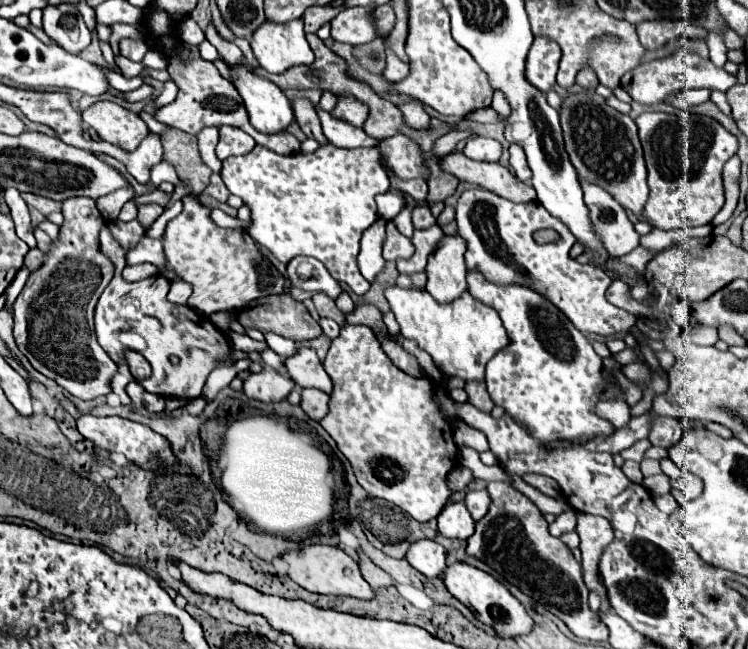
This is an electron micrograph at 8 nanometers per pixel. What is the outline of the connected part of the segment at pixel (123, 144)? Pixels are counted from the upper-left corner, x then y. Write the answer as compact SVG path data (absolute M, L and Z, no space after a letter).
M100 100L82 112L82 120L106 142L120 146L126 152L136 150L136 146L150 134L148 126L138 118L138 114L122 108L116 102Z

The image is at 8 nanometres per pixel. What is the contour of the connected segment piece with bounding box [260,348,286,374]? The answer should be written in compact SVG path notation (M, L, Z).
M264 350L262 354L262 360L264 360L264 364L268 364L268 366L272 366L276 372L280 372L280 374L286 374L286 370L284 370L284 360L274 352L274 350Z

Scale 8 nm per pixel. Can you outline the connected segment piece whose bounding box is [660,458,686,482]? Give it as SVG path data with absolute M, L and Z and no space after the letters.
M664 458L662 462L660 462L660 466L662 466L662 470L664 470L664 474L674 482L676 478L680 478L680 474L686 474L686 472L680 472L678 470L678 466L670 460L670 458Z

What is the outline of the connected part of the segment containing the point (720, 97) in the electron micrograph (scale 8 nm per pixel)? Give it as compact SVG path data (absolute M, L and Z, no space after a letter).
M711 90L711 100L721 109L724 114L732 118L731 108L728 104L725 93L721 93L717 90Z

